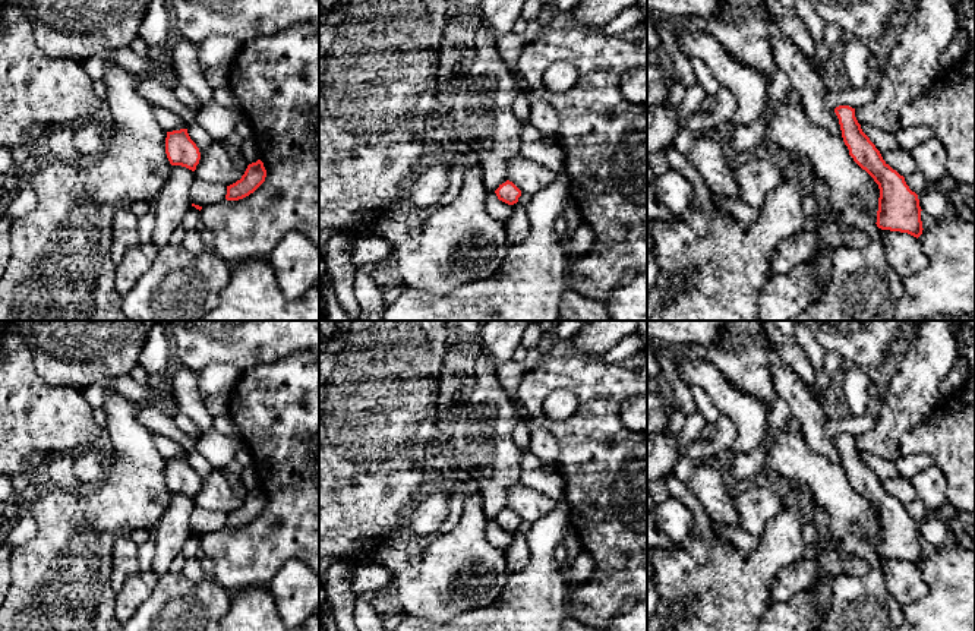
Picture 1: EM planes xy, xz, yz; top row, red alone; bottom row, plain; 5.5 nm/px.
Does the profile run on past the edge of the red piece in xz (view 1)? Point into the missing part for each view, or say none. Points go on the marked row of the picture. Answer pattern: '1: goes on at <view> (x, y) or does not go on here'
1: does not go on here

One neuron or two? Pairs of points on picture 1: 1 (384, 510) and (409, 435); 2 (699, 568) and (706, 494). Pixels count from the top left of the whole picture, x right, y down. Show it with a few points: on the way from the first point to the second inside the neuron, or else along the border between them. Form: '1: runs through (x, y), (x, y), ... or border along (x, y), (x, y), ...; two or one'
1: runs through (384, 491), (384, 466), (390, 460), (390, 454); one
2: border along (685, 485), (713, 521); two

